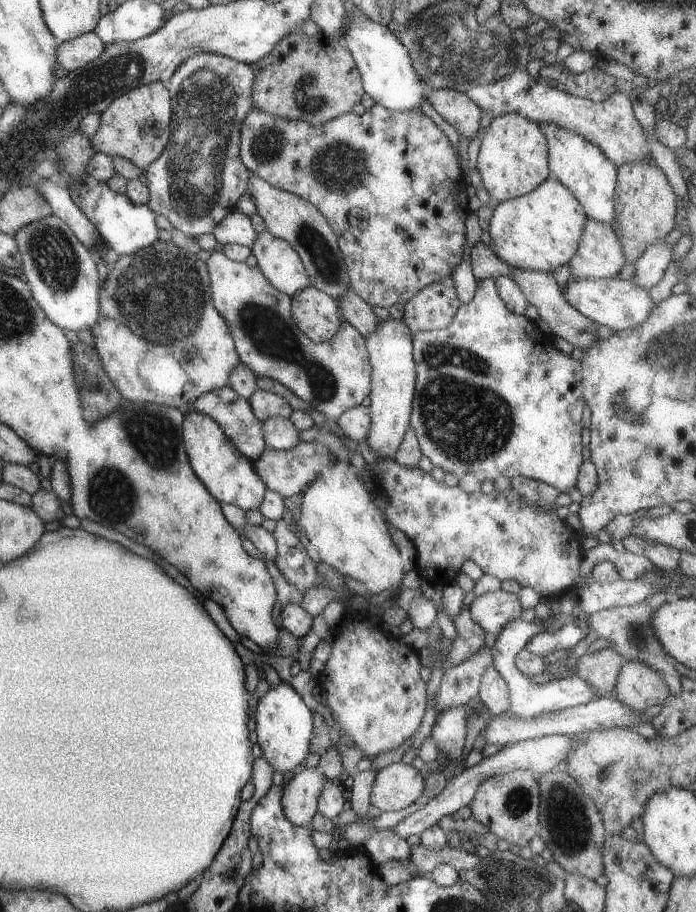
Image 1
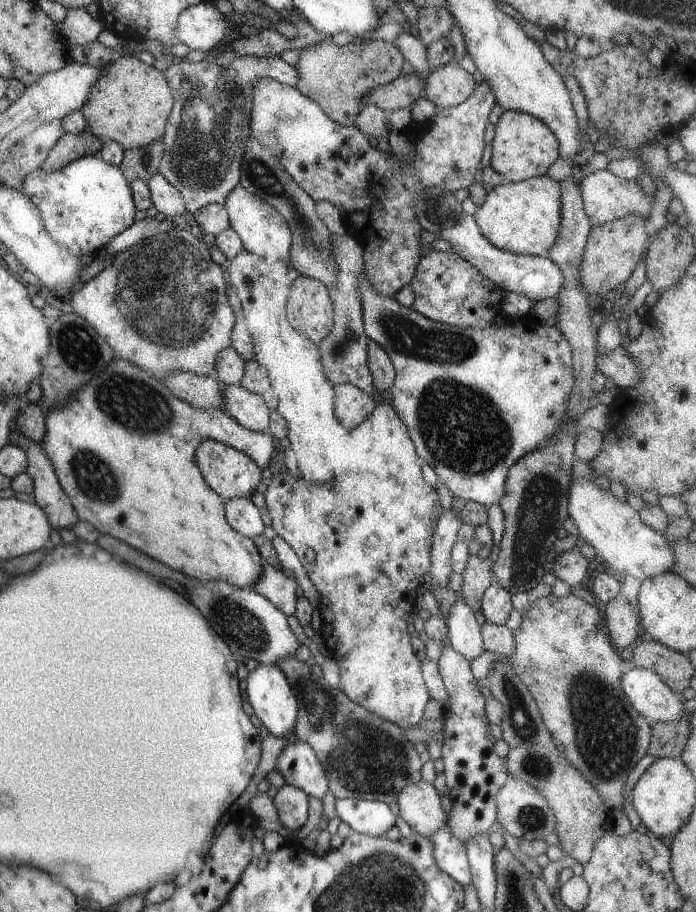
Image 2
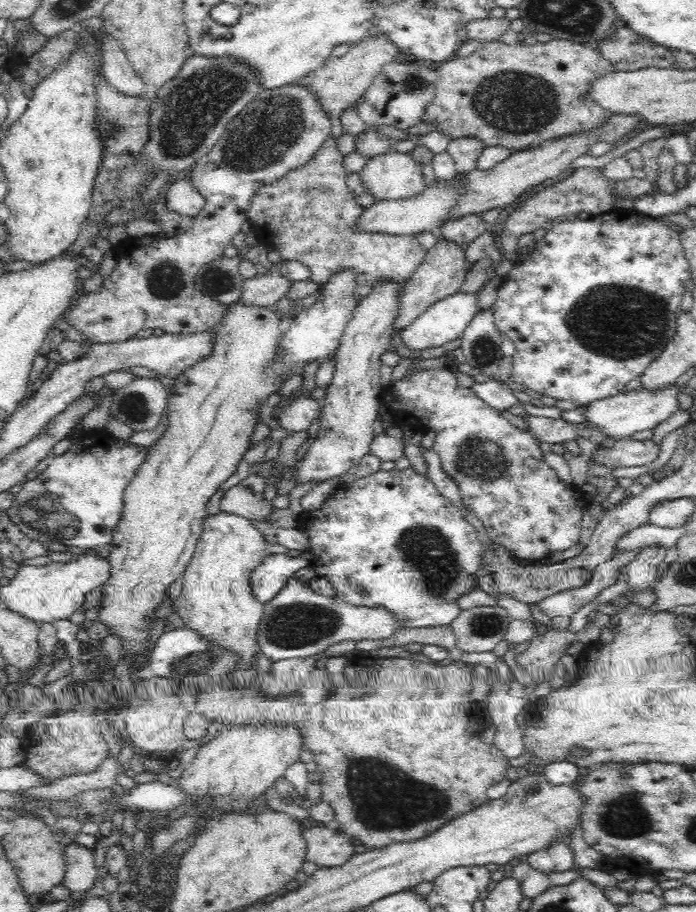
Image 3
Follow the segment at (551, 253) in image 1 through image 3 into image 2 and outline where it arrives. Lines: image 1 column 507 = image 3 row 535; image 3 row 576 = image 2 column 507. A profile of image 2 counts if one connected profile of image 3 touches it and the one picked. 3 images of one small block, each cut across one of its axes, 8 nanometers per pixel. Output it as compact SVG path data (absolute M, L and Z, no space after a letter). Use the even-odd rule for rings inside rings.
M547 176L505 182L487 188L473 212L480 233L491 245L523 255L545 254L553 244L560 219L560 184Z

